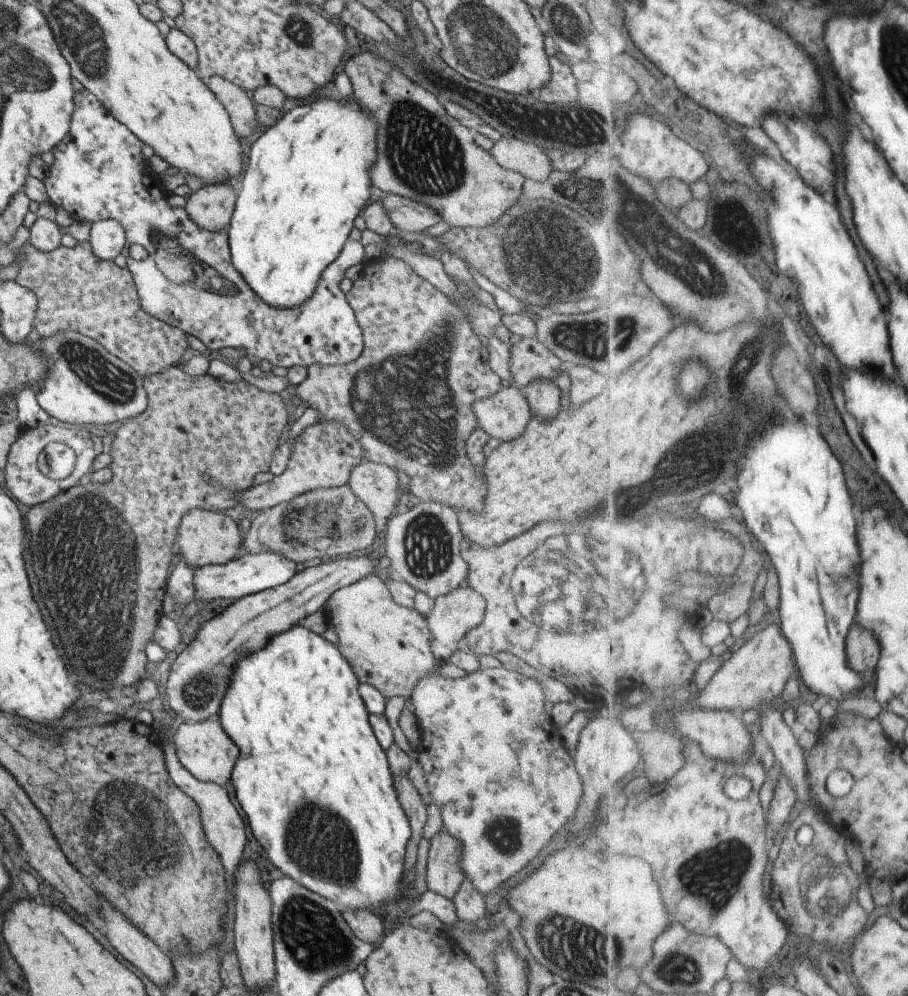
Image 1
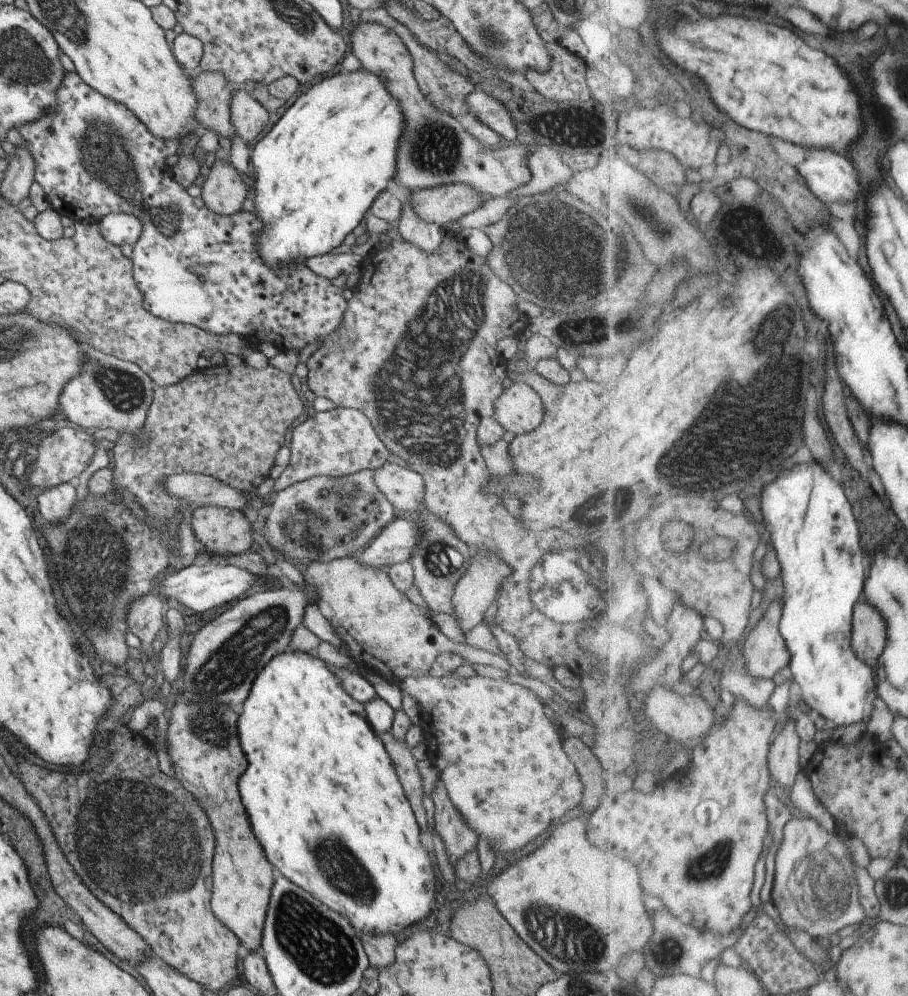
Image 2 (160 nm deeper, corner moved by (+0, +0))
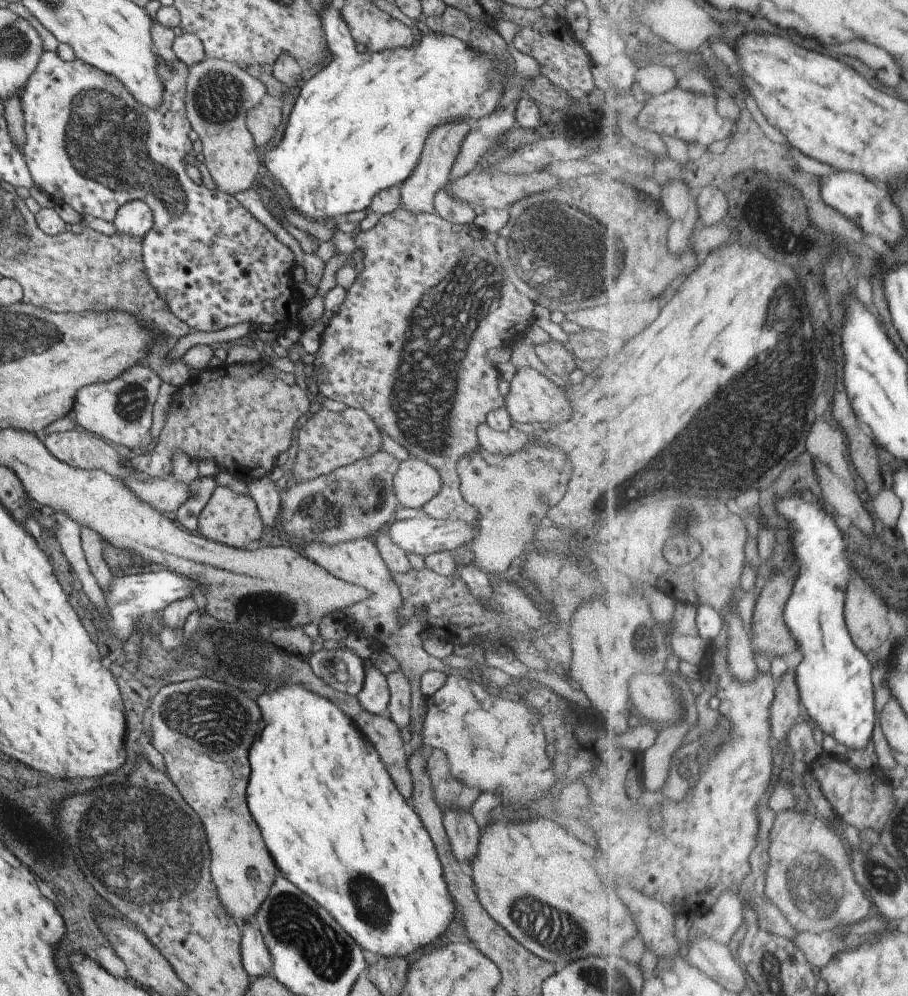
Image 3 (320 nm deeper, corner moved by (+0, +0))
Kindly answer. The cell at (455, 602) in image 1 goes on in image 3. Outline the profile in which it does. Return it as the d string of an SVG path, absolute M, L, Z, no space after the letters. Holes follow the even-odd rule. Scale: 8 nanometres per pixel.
M533 439L528 440L519 450L508 455L494 455L488 453L481 445L477 444L476 449L470 454L470 457L459 457L456 462L456 473L459 479L459 490L463 500L472 507L476 508L478 514L478 530L475 538L465 545L465 548L471 549L474 558L471 563L477 567L489 578L493 575L501 574L513 561L511 558L511 544L509 540L523 540L525 534L530 538L531 547L533 541L532 532L535 527L544 523L549 506L555 506L569 482L569 458L561 454L555 446L549 444L537 444ZM493 524L513 524L515 528L509 532L505 526L493 526Z

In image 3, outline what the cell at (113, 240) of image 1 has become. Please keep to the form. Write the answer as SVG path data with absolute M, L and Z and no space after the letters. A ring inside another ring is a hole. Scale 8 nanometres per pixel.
M139 199L126 202L116 210L112 225L117 231L143 238L152 225L151 209Z

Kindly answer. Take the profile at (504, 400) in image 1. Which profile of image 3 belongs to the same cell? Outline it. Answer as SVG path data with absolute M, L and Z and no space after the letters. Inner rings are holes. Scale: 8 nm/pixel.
M527 367L523 370L517 370L511 377L504 406L509 413L511 422L523 422L523 424L539 422L545 426L545 422L553 422L553 418L559 414L559 410L563 410L565 420L571 416L571 410L569 410L569 404L567 404L567 397L564 392L565 389L557 387L540 372Z

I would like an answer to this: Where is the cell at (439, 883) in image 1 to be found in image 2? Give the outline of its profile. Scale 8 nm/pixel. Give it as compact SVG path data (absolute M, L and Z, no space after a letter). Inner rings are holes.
M439 776L434 782L430 798L434 806L434 829L441 837L448 859L454 868L454 862L459 857L475 849L476 834L462 821L458 810L454 809Z

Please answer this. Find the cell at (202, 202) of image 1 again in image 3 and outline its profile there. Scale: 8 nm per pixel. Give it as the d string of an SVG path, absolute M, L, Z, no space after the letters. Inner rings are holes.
M203 58L188 67L184 98L187 122L200 140L203 163L210 177L217 184L217 190L223 193L234 196L249 189L257 172L262 171L252 136L245 126L245 117L265 93L262 82L235 63Z

